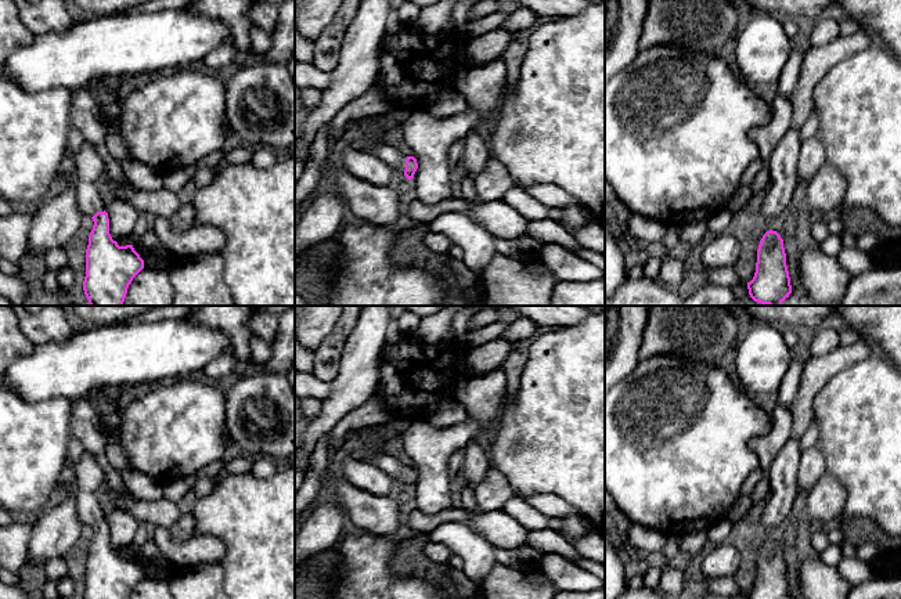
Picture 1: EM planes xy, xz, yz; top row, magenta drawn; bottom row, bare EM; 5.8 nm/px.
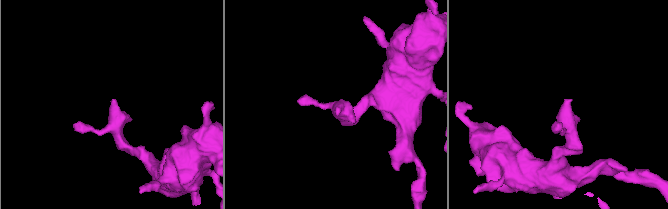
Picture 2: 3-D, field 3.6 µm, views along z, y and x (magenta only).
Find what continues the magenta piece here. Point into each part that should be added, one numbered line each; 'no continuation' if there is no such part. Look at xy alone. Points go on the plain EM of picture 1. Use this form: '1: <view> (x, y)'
1: xy (90, 476)

